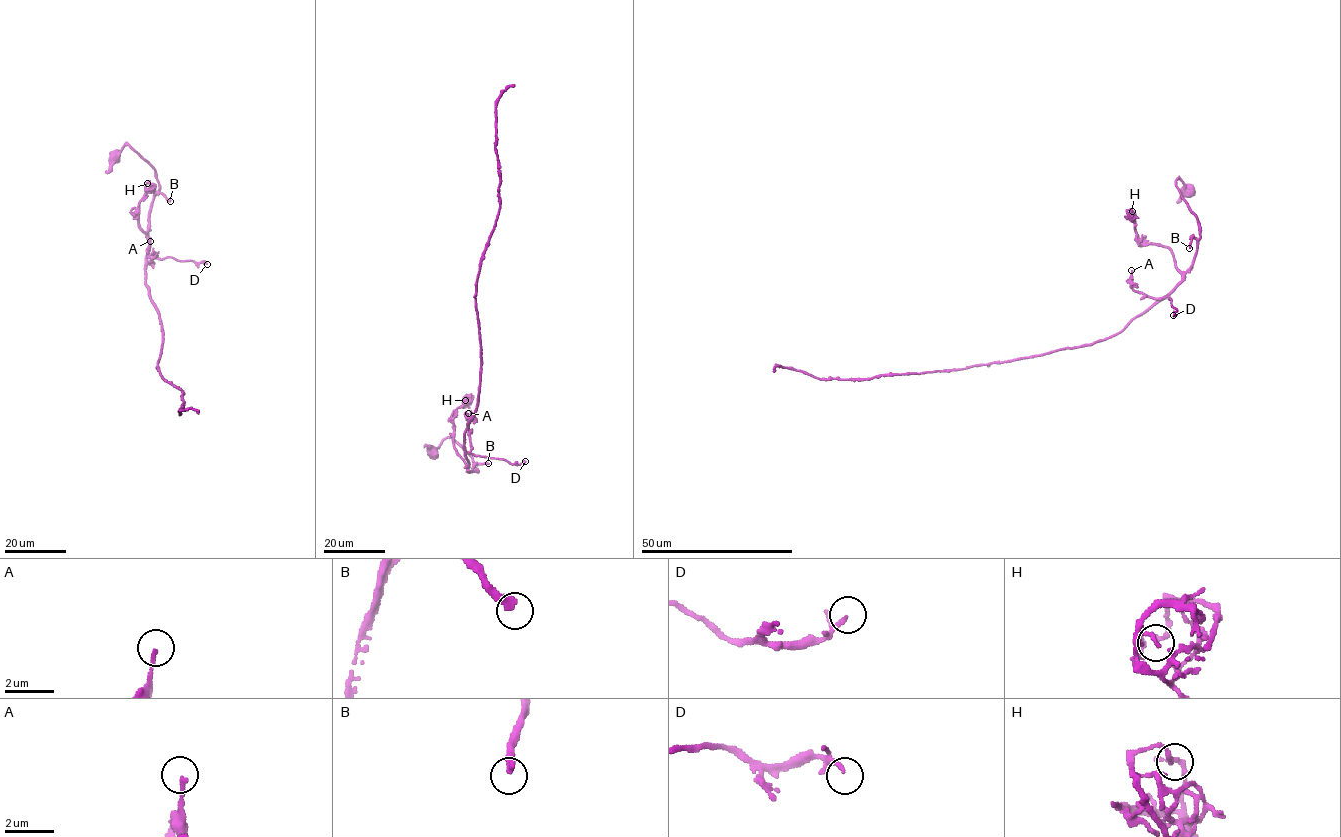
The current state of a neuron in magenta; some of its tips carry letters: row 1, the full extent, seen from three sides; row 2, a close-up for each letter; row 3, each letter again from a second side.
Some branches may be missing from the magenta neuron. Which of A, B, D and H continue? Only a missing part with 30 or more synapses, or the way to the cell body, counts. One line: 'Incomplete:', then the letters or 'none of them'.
Incomplete: none of them

